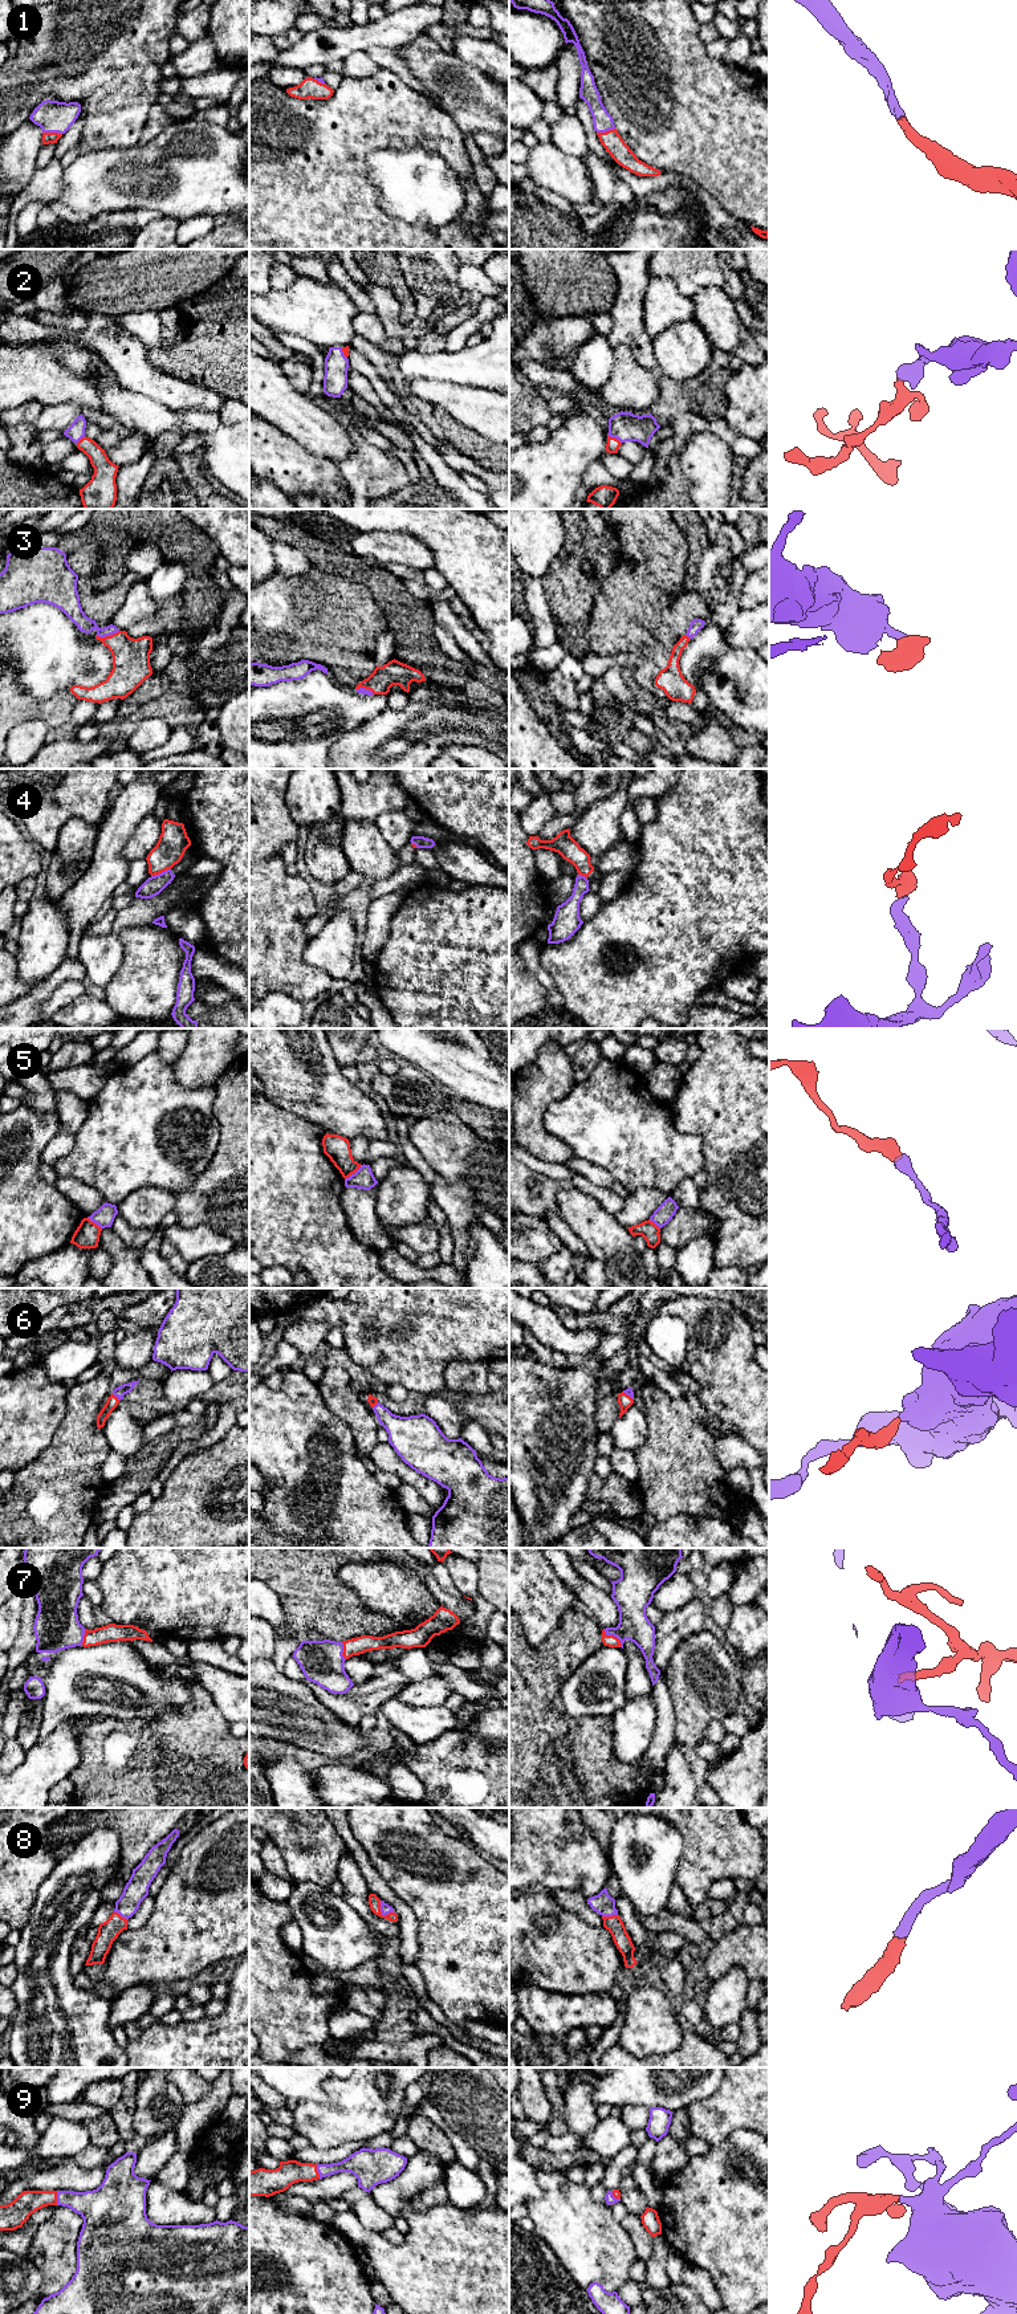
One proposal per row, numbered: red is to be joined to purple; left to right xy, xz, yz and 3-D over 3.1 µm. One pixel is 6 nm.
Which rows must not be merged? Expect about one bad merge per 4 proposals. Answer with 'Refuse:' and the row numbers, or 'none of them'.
Refuse: 4, 5

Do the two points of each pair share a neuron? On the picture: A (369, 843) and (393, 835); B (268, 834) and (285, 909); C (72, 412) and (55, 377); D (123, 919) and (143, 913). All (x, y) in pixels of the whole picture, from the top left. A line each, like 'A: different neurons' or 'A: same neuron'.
A: different neurons
B: different neurons
C: different neurons
D: same neuron

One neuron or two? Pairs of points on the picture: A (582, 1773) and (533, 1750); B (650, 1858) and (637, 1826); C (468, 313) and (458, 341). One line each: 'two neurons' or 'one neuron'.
A: one neuron
B: one neuron
C: two neurons

